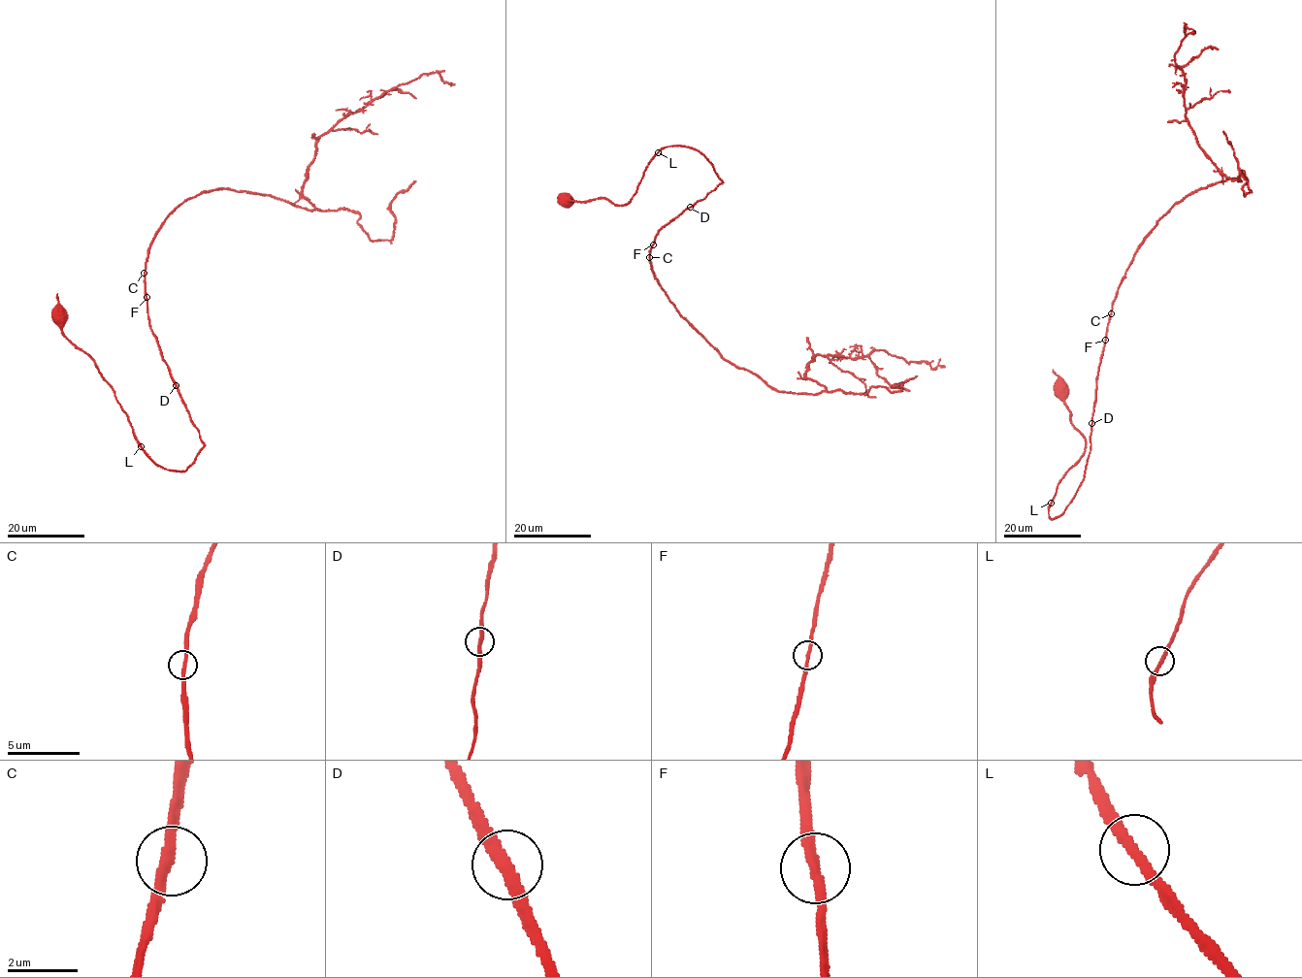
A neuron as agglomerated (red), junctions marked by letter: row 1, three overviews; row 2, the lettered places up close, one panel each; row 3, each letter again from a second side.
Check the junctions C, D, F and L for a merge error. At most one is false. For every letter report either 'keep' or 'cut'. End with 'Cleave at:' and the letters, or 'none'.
C: keep
D: keep
F: keep
L: keep
Cleave at: none

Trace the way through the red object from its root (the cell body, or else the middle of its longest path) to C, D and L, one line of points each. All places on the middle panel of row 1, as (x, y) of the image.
C: (566, 197), (625, 204), (660, 150), (679, 145), (701, 152), (722, 182), (660, 229), (649, 257)
D: (566, 197), (629, 203), (660, 150), (679, 145), (704, 154), (723, 182), (690, 207)
L: (566, 197), (569, 195), (569, 199), (580, 202), (603, 197), (619, 205), (629, 203), (658, 152)

